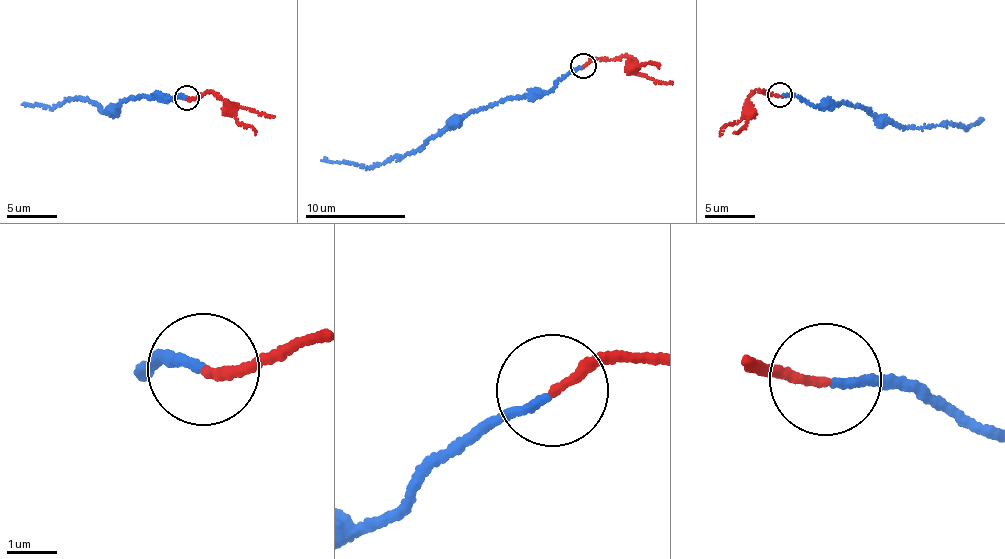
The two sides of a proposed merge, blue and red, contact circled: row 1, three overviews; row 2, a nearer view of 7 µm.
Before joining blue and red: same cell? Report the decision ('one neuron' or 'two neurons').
one neuron

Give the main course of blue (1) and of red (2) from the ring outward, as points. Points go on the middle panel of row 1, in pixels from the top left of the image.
1: (583, 67), (547, 92), (534, 89), (455, 118), (415, 151), (396, 154), (380, 165), (321, 160)
2: (583, 65), (598, 58), (635, 58), (639, 73), (647, 78), (672, 81)

